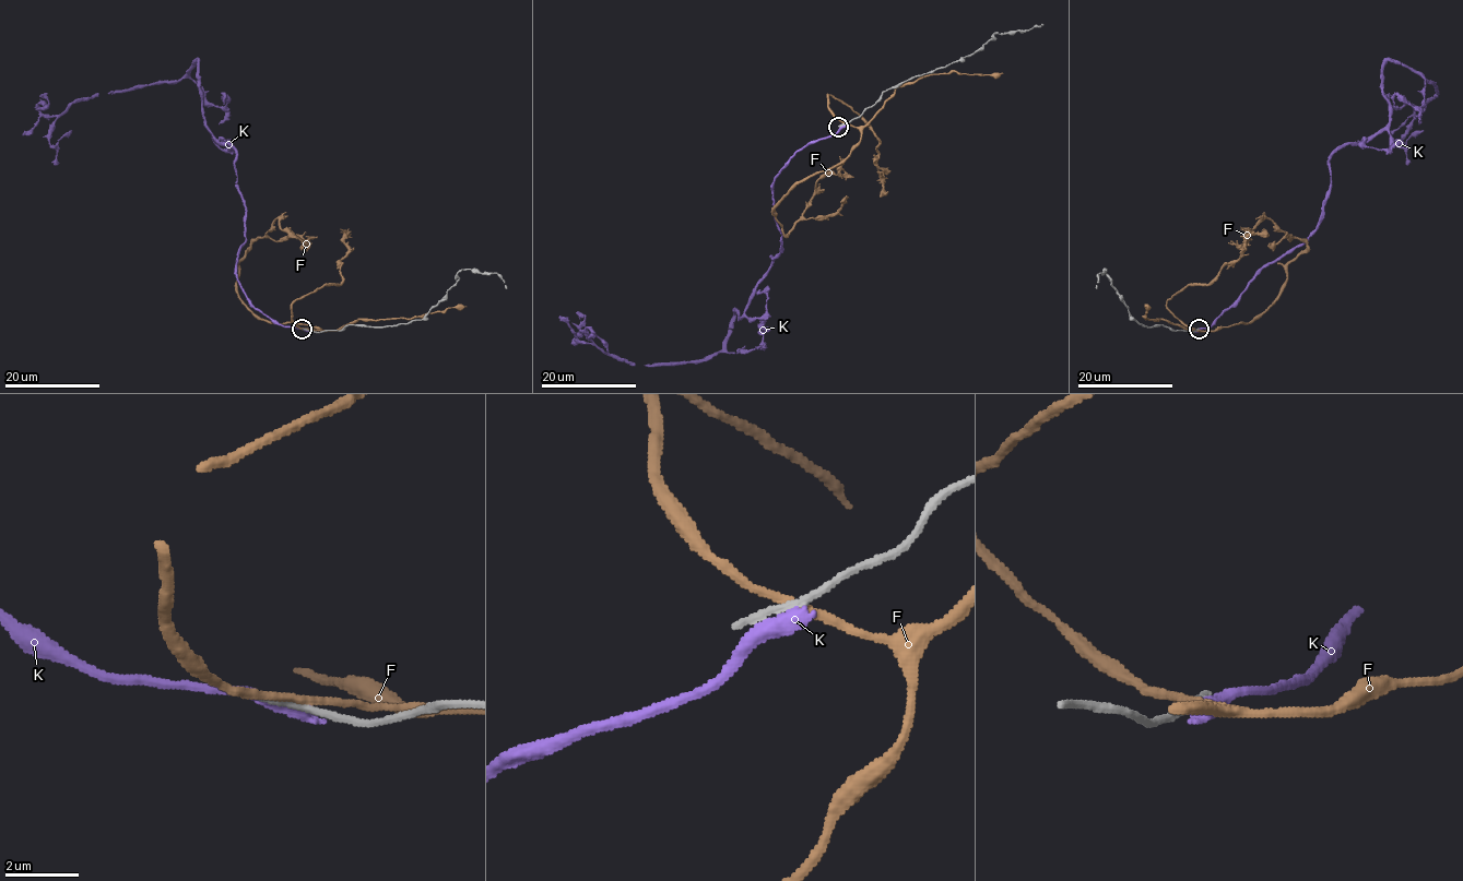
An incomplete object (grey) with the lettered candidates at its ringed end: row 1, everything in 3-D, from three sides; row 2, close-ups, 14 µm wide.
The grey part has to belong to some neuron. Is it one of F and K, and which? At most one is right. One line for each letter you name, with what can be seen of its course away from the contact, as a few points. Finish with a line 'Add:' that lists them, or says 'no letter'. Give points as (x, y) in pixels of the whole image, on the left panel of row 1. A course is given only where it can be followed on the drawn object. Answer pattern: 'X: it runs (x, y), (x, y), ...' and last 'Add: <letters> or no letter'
Add: no letter

